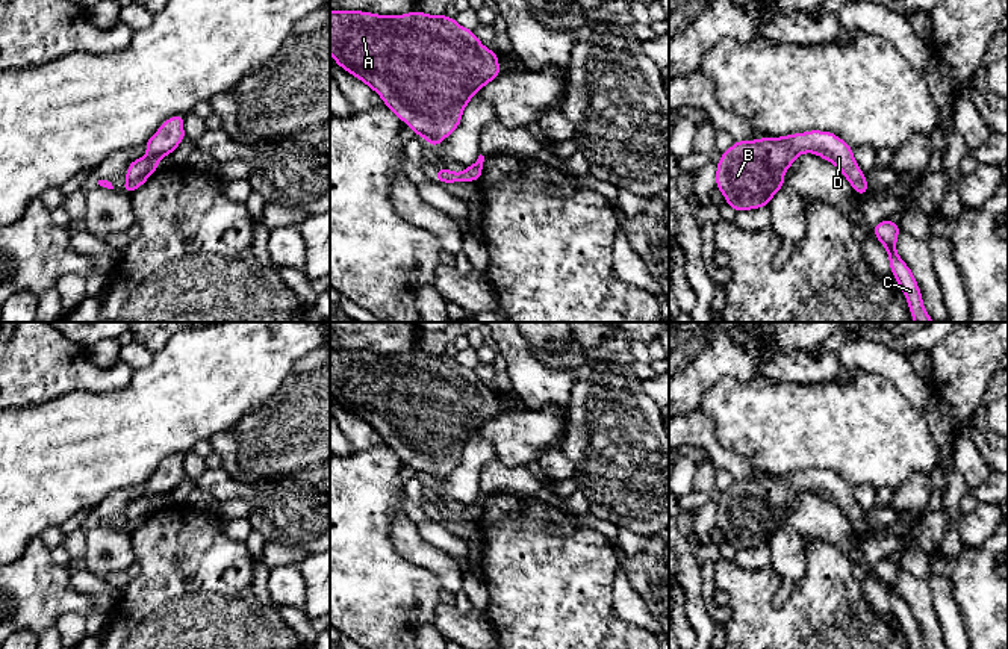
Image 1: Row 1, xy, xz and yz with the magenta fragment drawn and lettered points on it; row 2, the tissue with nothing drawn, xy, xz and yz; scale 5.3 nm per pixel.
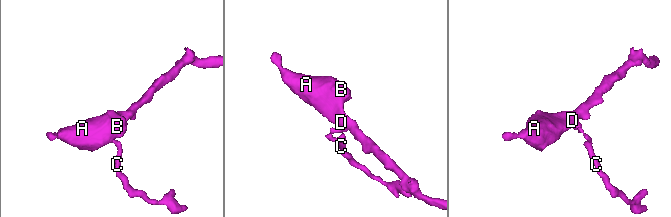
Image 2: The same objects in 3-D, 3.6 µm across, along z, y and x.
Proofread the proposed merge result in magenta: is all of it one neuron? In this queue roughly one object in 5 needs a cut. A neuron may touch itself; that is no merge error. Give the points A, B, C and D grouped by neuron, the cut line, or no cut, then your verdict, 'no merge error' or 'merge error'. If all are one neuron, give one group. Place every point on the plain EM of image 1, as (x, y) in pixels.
groups A B C D; cut none; no merge error

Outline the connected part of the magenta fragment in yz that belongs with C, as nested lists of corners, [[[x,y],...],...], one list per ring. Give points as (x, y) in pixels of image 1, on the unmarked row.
[[[887,557],[884,560],[879,560],[872,567],[872,570],[887,588],[891,613],[898,619],[898,623],[907,637],[910,649],[925,649],[919,623],[910,605],[901,598],[901,595],[896,590],[896,581],[901,566],[890,557]]]

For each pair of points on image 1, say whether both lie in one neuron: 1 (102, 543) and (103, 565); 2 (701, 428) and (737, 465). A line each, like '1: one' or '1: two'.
1: one
2: one

